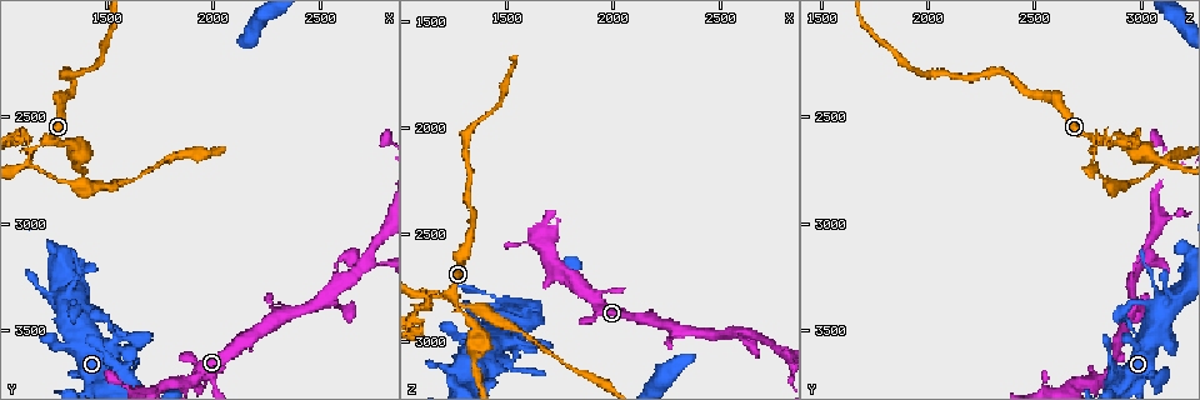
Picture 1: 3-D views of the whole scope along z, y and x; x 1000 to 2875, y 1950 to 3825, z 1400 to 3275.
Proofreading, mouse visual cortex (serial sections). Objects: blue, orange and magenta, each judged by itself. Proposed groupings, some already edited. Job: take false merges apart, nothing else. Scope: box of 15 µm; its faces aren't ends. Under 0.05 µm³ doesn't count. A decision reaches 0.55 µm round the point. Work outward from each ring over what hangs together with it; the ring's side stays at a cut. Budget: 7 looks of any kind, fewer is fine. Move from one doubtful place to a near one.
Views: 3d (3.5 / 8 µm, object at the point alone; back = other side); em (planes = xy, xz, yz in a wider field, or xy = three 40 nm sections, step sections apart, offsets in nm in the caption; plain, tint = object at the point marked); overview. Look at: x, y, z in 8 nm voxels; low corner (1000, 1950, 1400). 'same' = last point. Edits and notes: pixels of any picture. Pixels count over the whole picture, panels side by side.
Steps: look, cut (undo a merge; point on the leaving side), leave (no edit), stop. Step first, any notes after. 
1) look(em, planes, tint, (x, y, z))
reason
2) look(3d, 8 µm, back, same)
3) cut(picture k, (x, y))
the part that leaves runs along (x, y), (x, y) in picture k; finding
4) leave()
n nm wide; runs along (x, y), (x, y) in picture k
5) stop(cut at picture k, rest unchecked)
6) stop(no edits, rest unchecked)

look(3d, 3.5 µm, (1140, 2670, 2780))
thin neck

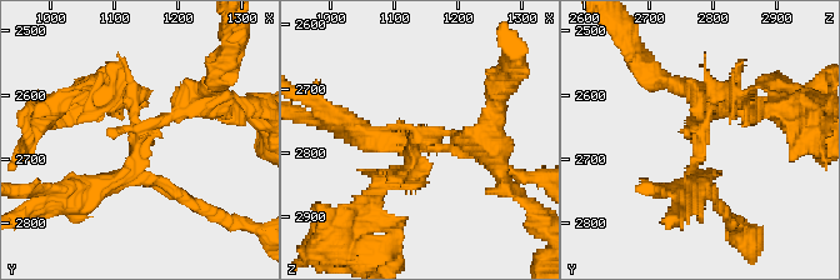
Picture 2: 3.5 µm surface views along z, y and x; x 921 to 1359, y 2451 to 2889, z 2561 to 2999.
look(em, xy, step 5, tint, (1145, 2660, 2780))
now the EM

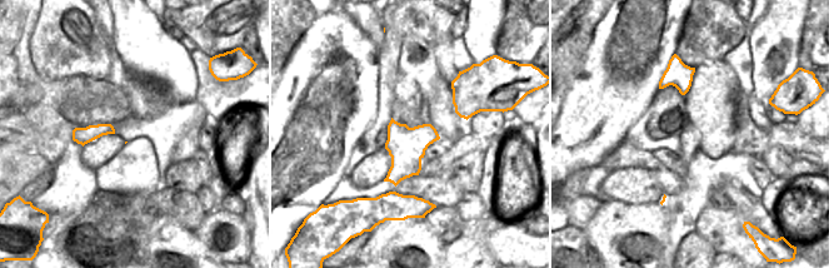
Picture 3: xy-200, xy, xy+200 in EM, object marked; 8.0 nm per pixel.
cut(picture 2, (439, 148))
the part that leaves runs along (144, 134), (133, 173), (194, 203) in picture 2; two cells meet here

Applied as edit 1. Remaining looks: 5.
look(overview)

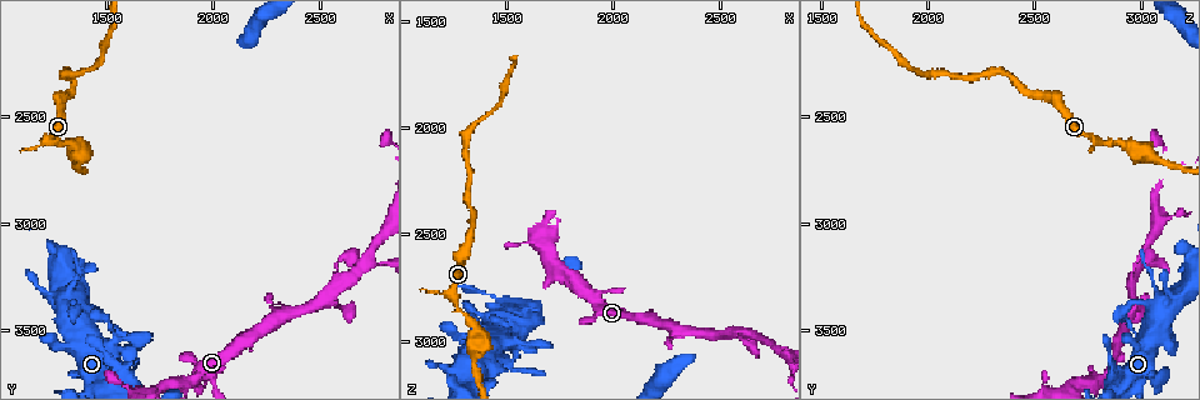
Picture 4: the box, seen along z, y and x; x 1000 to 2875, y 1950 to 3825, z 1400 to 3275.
look(3d, 3.5 µm, (1530, 3520, 2970))
sudden change in width

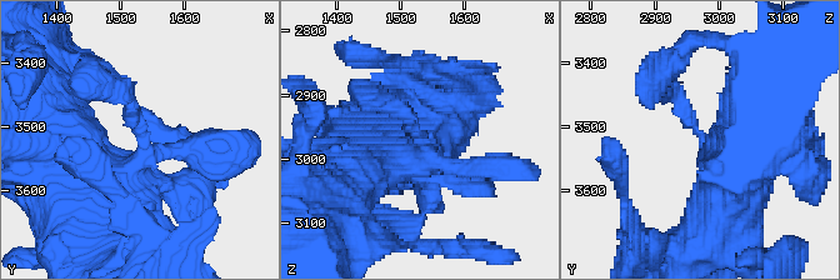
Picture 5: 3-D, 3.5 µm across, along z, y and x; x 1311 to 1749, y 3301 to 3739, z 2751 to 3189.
look(em, xy, step 2, tint, (1540, 3510, 2970))
3 arms; arms of 200, 250, 600 nm

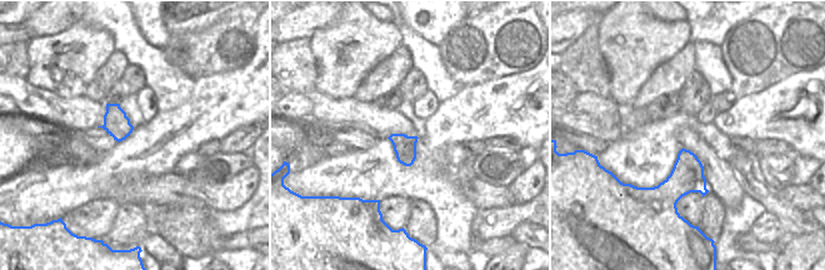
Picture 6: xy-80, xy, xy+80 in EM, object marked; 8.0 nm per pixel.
leave()
one cell here

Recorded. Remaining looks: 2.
look(3d, 3.5 µm, (1570, 3740, 2910))
sudden change in width

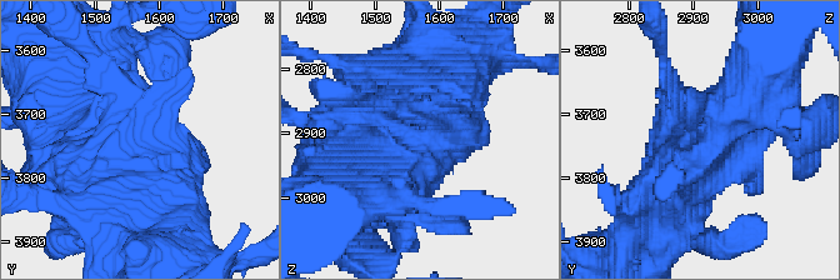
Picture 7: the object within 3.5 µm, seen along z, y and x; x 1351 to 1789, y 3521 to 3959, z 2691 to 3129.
look(em, xy, step 5, tint, (1570, 3750, 2910))
now the EM

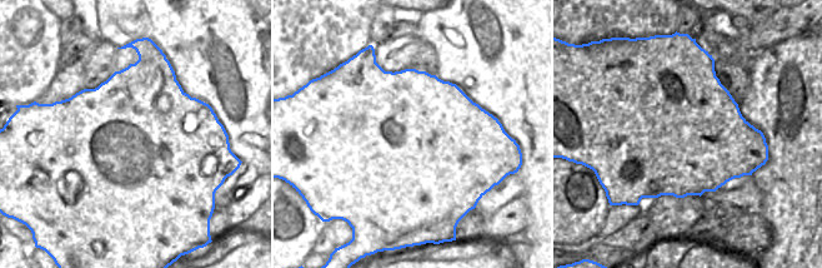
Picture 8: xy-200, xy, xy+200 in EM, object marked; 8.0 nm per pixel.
leave()
1350 nm wide; runs along (746, 98), (669, 190), (638, 190) in picture 7; all the same cell

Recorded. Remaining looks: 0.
stop(cut at picture 2, rest unchecked)

